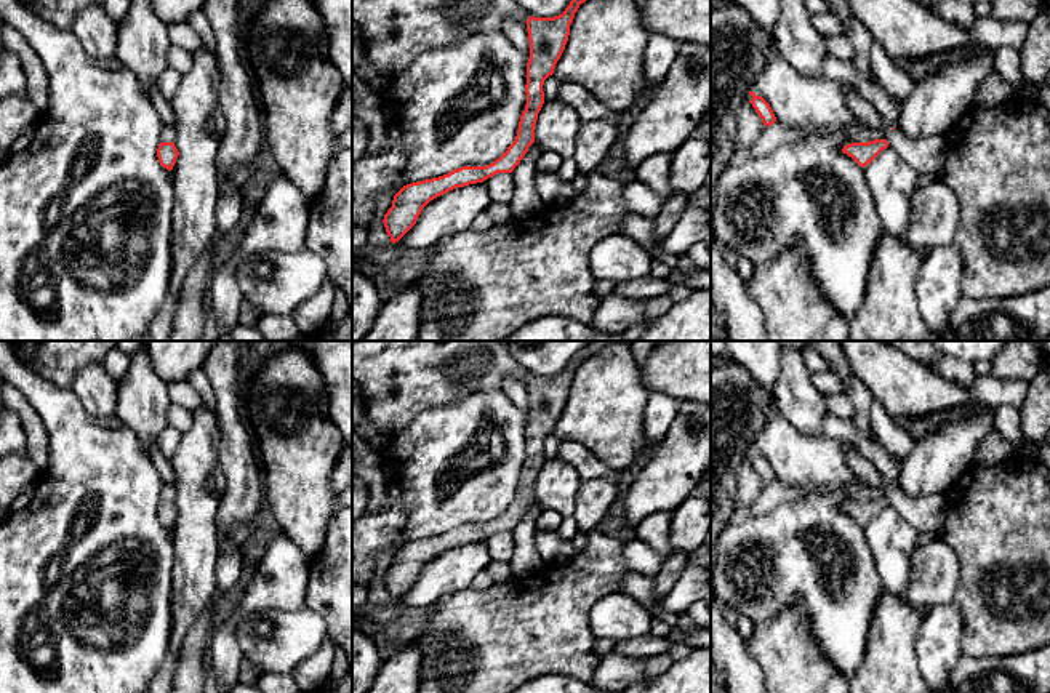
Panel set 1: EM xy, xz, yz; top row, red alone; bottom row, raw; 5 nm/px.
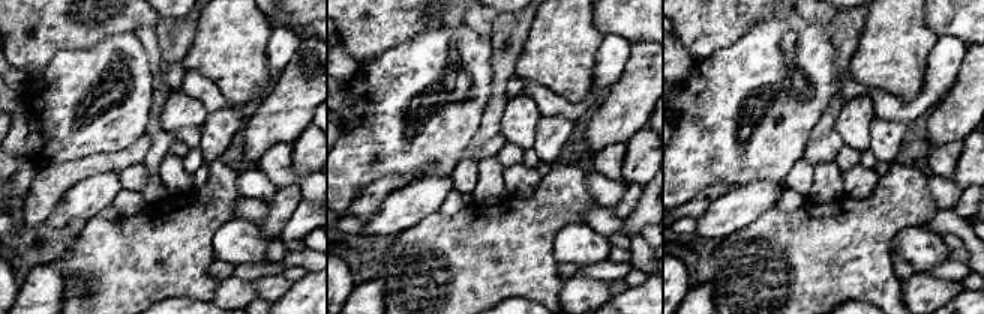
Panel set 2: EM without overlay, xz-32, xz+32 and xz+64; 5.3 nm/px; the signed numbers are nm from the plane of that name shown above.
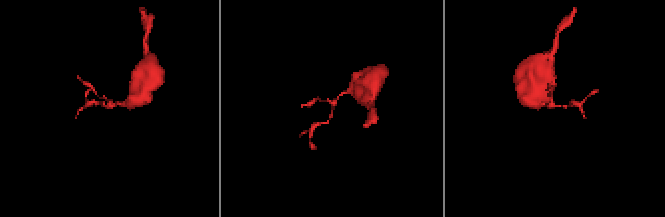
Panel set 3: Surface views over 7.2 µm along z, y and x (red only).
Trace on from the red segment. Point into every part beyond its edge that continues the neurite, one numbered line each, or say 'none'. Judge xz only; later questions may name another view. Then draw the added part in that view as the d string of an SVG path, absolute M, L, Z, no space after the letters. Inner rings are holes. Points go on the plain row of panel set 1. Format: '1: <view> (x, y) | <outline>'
none

